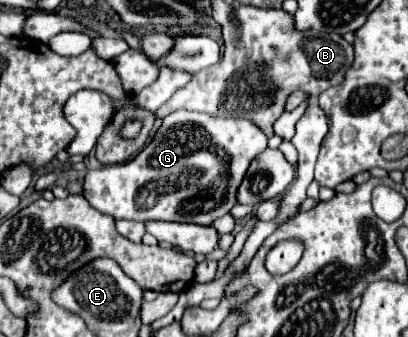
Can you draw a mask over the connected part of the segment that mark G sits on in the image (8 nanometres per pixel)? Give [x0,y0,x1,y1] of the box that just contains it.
[81,111,267,225]

